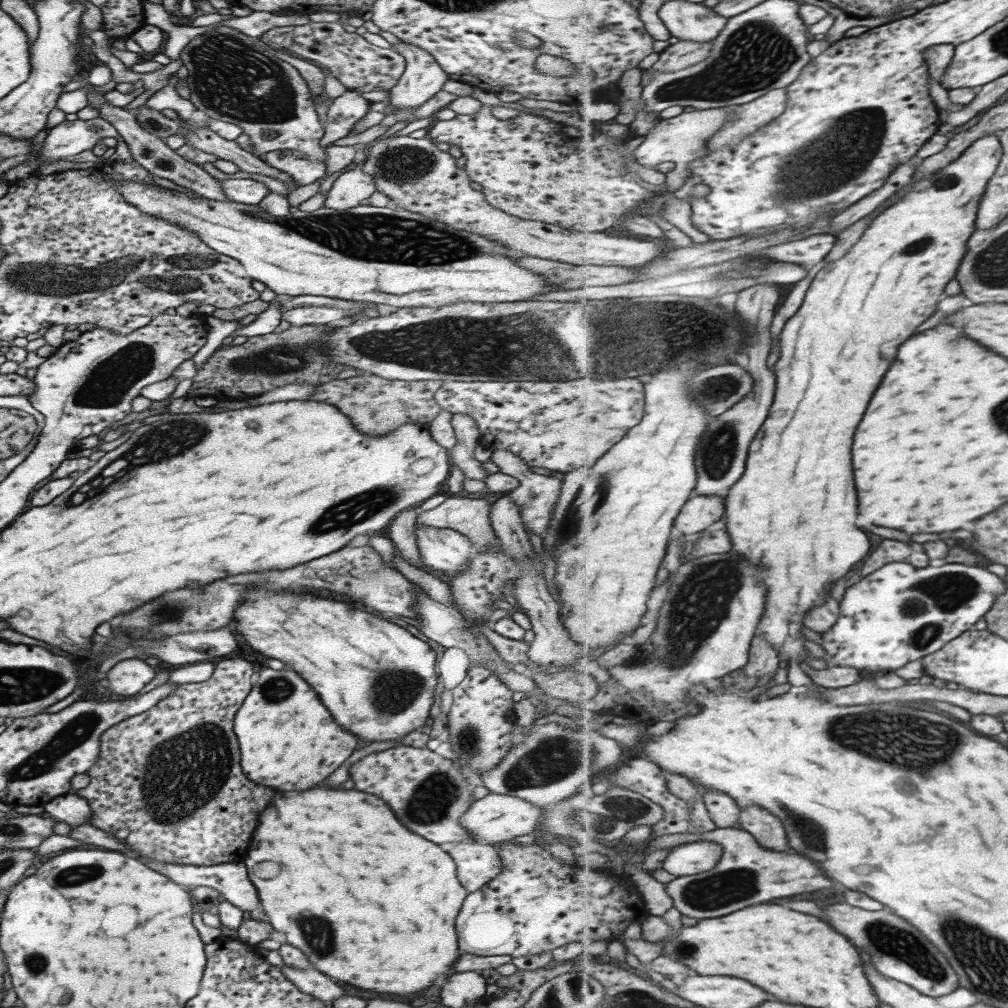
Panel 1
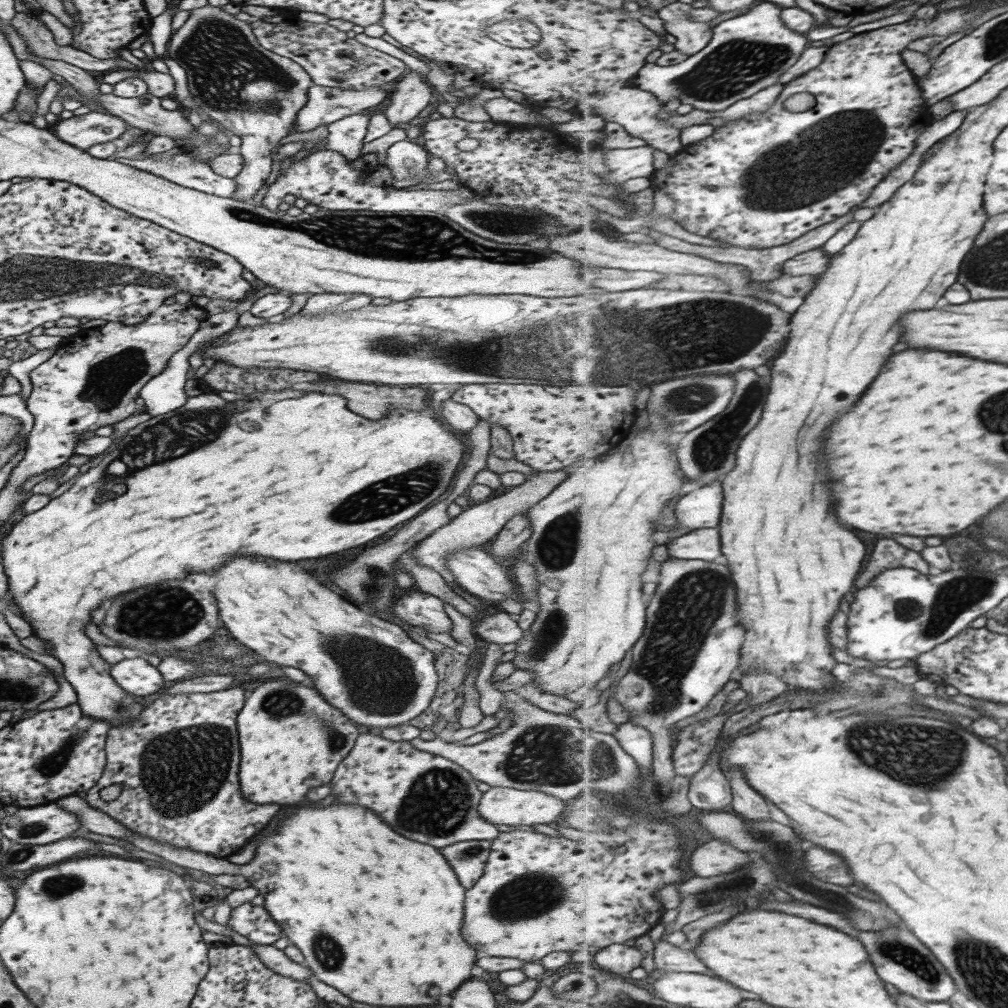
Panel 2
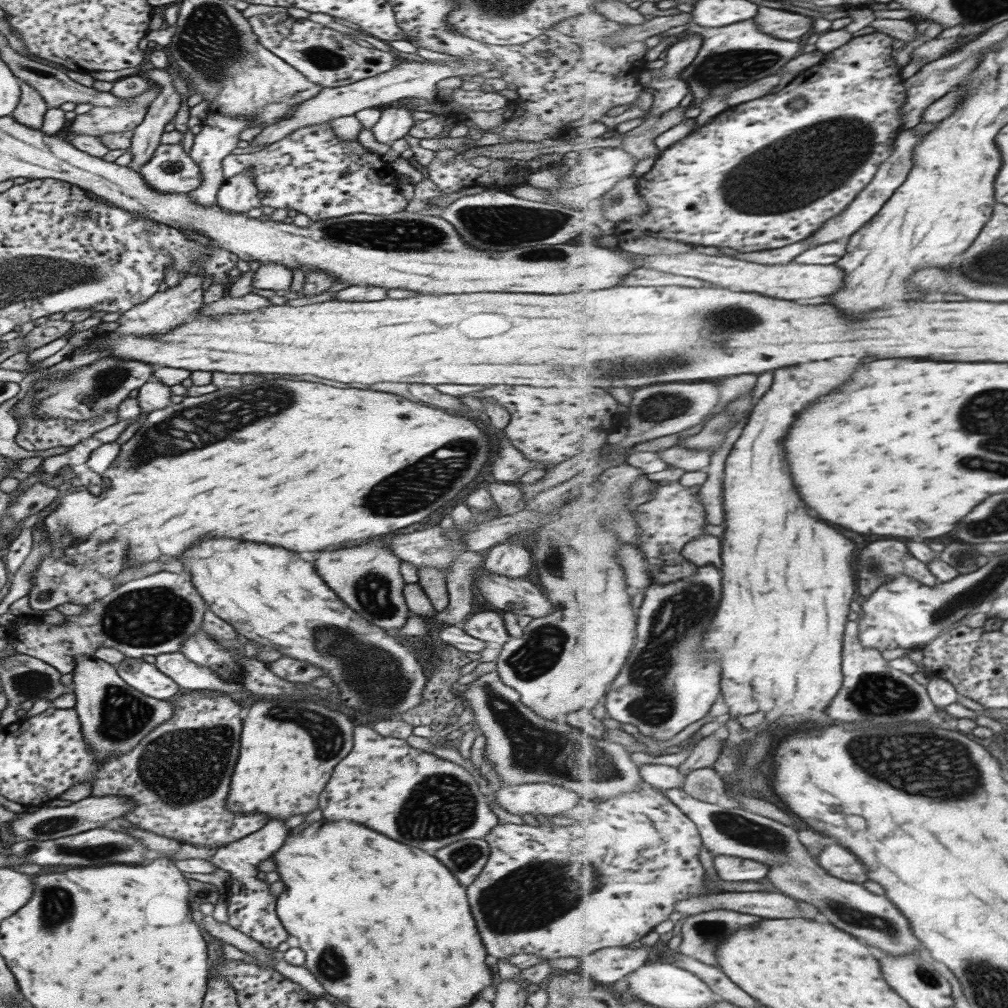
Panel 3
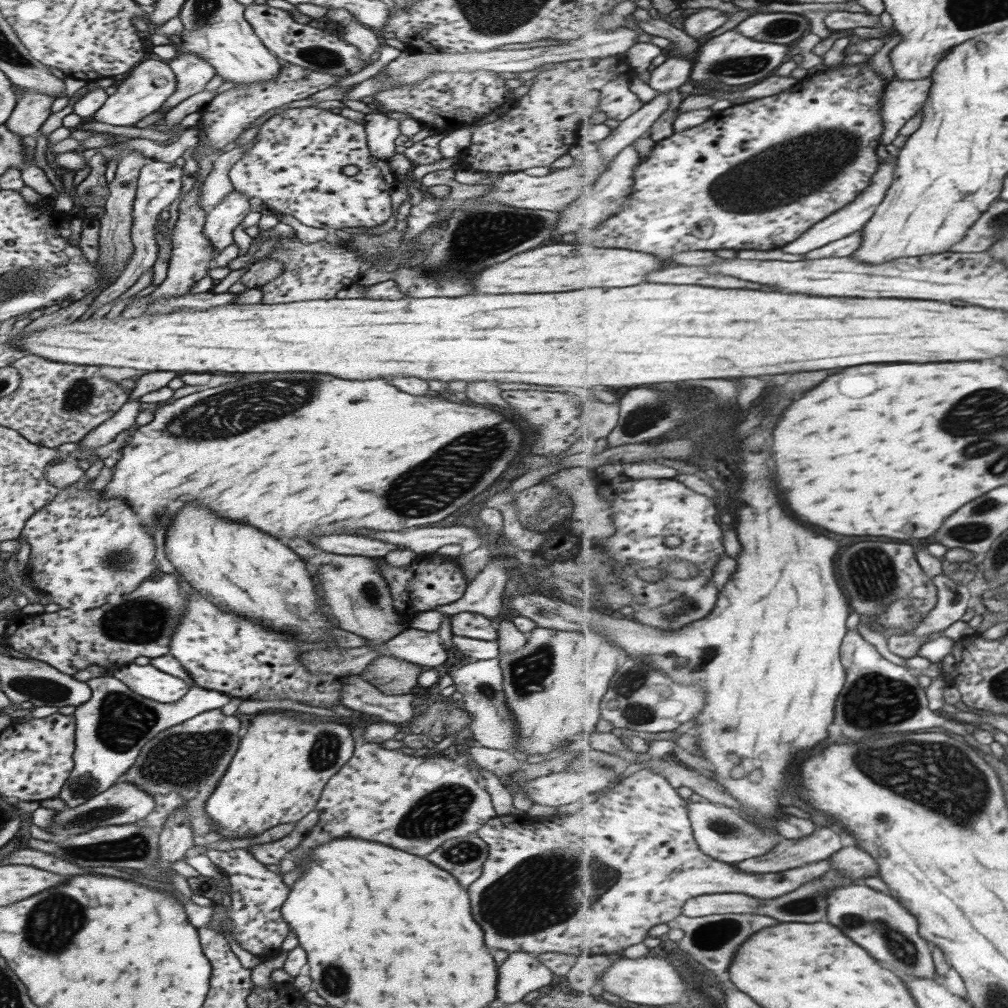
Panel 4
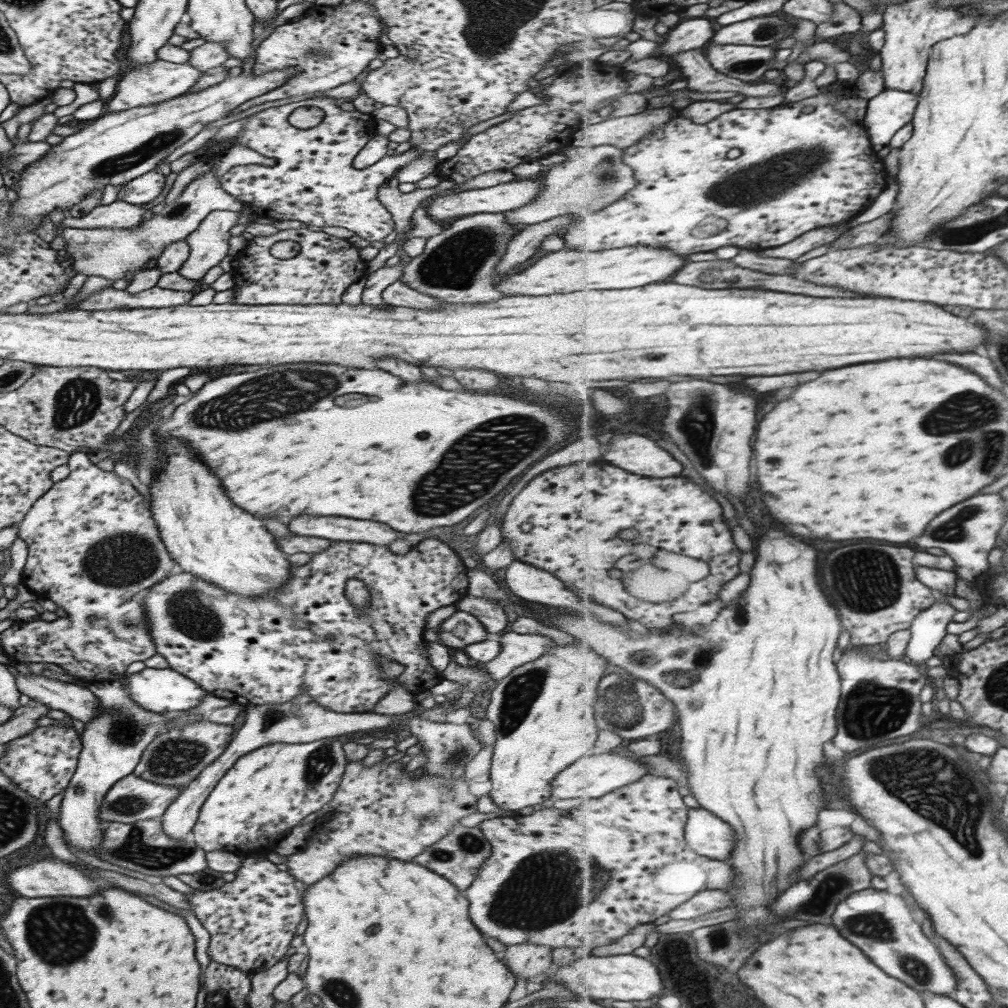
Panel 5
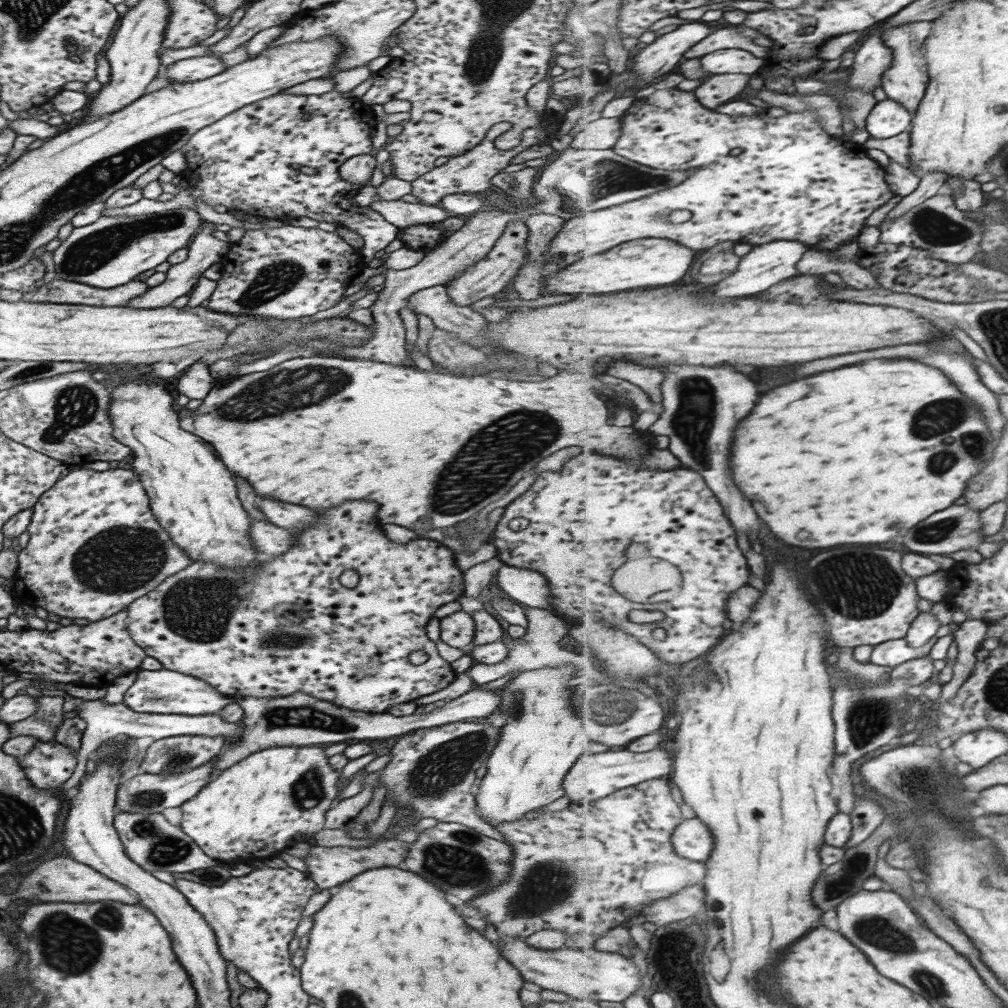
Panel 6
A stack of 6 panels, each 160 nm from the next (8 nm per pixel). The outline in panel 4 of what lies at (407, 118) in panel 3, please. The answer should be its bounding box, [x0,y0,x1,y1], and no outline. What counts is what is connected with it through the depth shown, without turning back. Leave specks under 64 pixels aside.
[362,112,400,161]

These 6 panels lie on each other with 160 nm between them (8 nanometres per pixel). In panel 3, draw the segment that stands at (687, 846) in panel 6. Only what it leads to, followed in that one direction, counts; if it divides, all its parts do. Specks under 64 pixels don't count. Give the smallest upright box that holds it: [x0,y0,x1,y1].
[662,788,921,956]

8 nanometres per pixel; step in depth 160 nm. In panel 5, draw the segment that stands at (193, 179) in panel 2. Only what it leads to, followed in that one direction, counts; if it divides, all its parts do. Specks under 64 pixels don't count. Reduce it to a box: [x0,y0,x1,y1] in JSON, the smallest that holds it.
[116,172,163,205]

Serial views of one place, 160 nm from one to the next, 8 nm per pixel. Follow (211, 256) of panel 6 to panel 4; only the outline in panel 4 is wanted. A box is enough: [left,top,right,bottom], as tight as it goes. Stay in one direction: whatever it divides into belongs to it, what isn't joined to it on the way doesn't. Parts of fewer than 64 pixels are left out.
[202,189,250,253]

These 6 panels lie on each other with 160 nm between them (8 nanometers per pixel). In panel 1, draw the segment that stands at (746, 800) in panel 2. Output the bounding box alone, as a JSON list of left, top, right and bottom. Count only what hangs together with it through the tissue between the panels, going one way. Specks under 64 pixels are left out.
[740,806,791,853]

